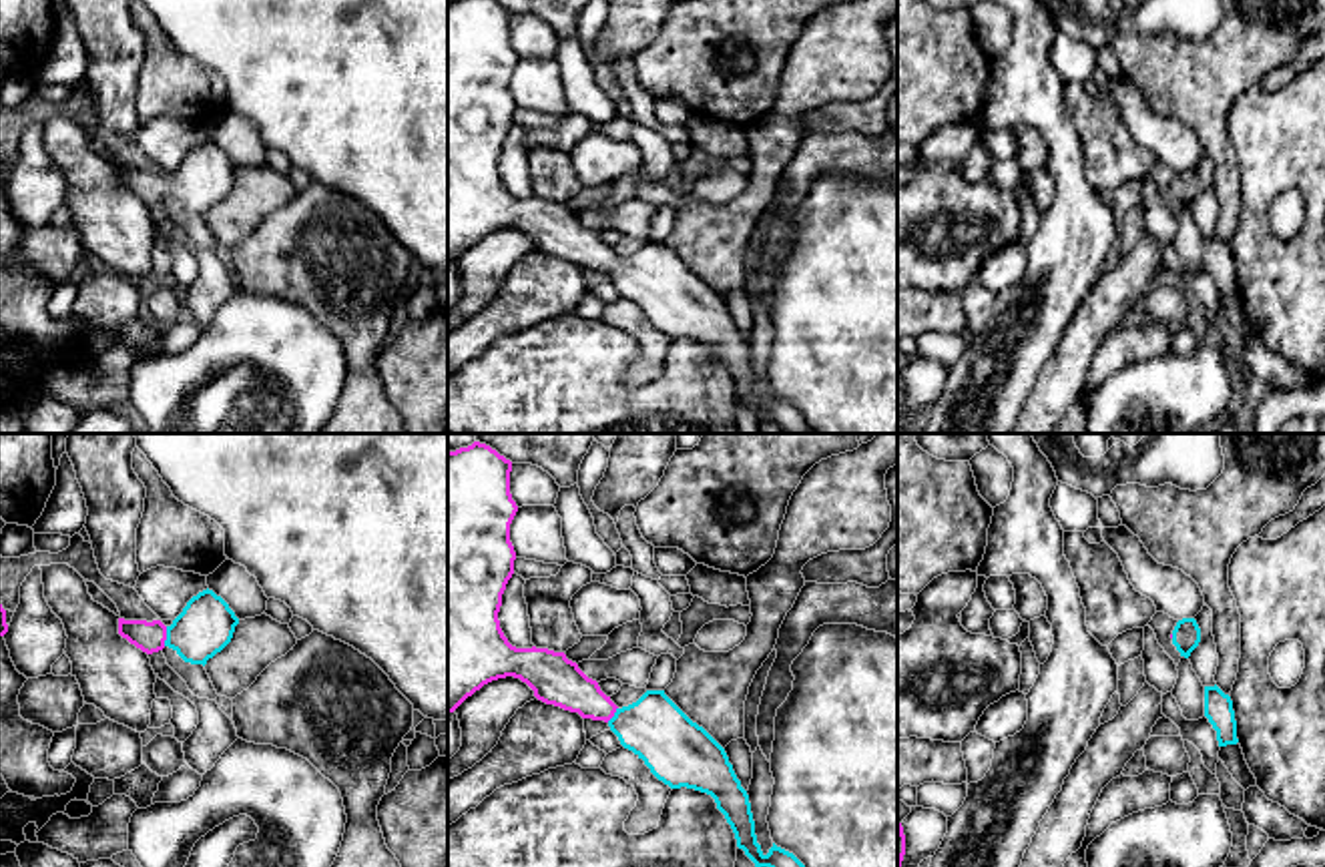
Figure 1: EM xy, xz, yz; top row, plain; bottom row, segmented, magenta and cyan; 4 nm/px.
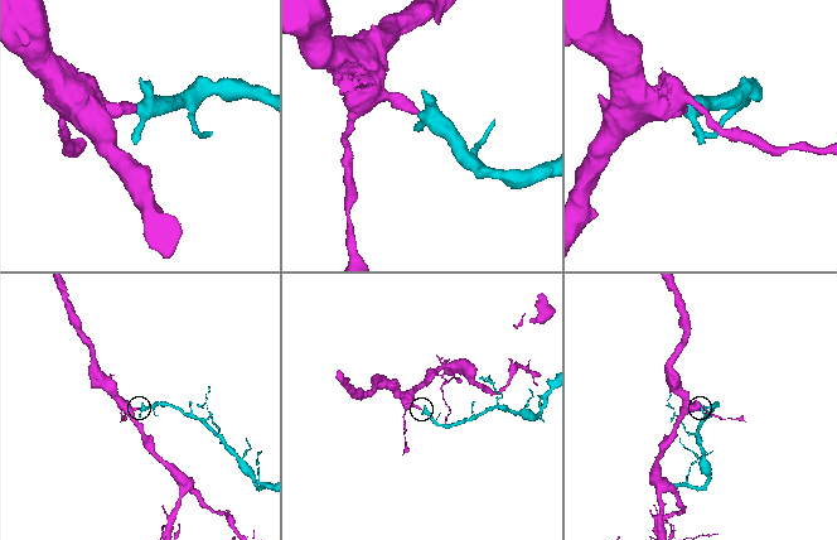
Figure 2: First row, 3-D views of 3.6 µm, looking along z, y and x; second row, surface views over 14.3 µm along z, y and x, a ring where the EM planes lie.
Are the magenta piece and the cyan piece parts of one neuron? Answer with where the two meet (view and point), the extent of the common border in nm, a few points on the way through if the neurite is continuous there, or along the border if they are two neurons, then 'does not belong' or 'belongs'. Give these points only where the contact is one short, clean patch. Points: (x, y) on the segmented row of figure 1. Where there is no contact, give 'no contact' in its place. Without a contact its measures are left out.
xy (165, 637) | 80 nm | across xy (149, 637), (165, 637), (195, 635), (205, 627) | belongs

